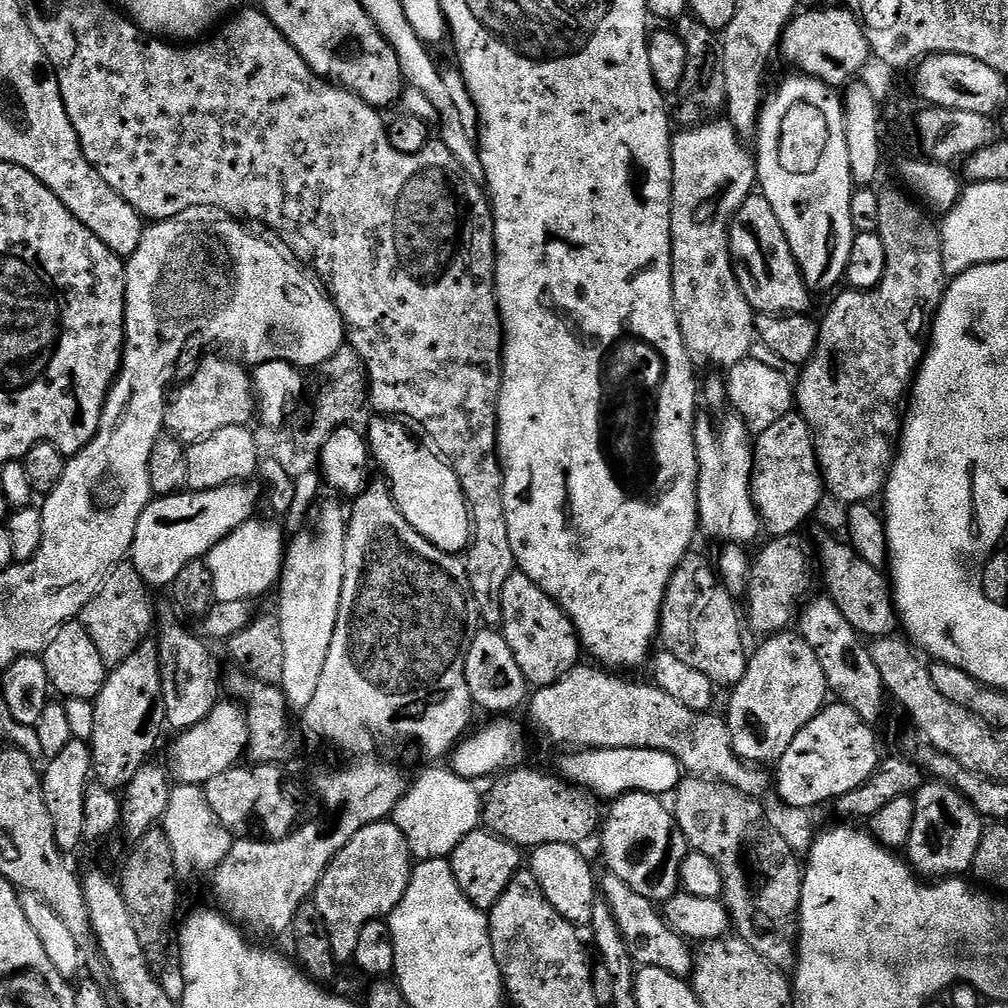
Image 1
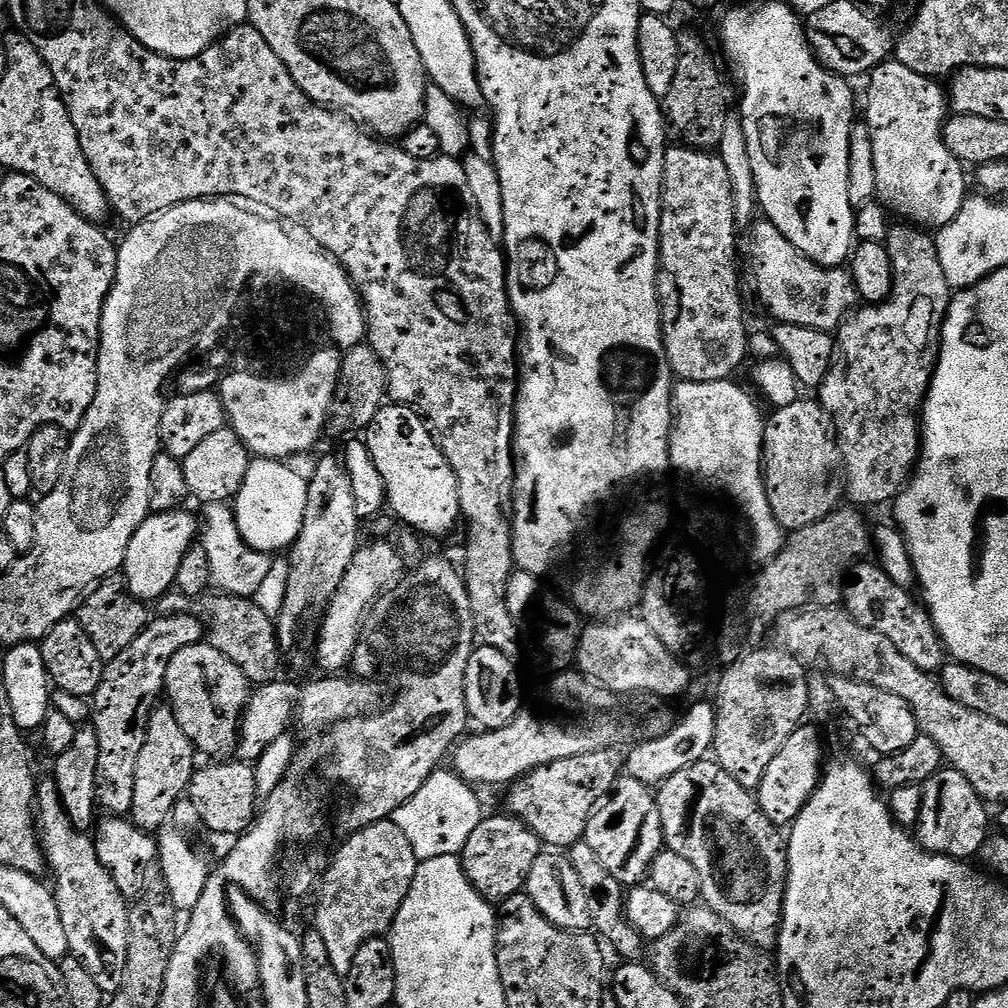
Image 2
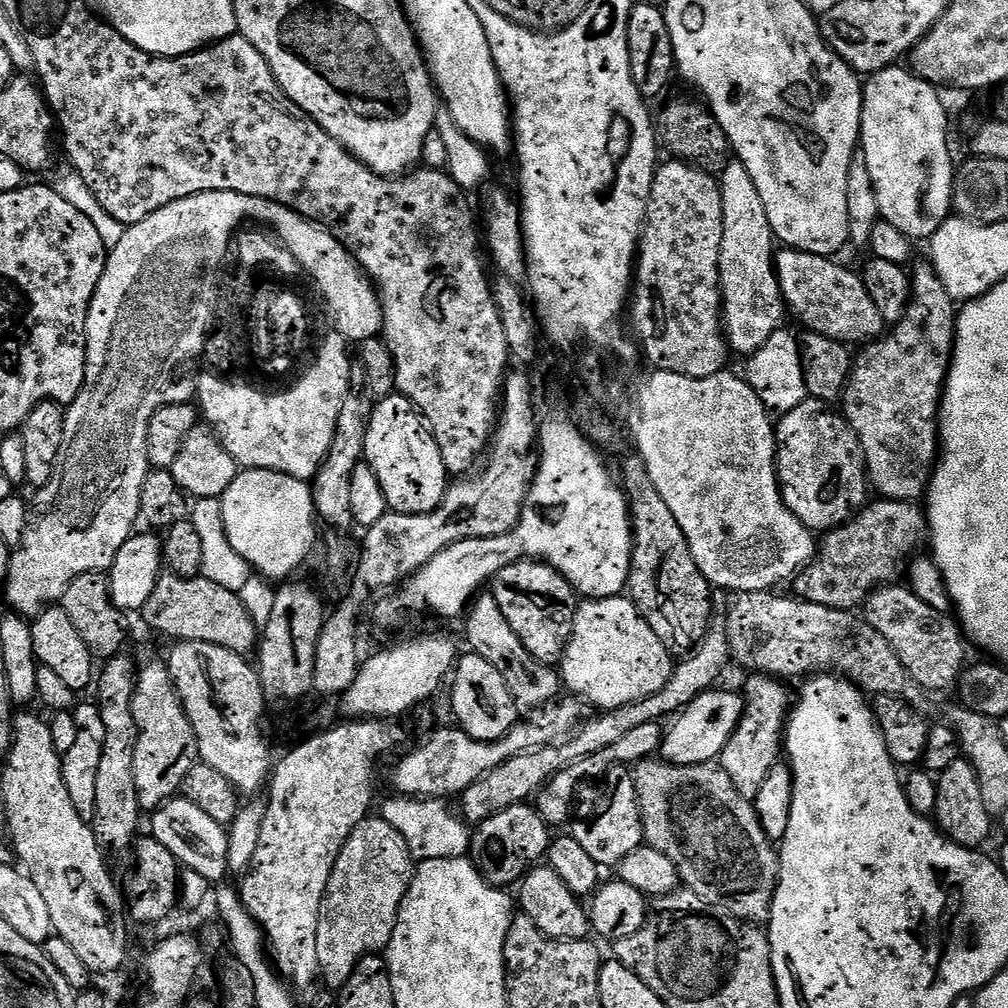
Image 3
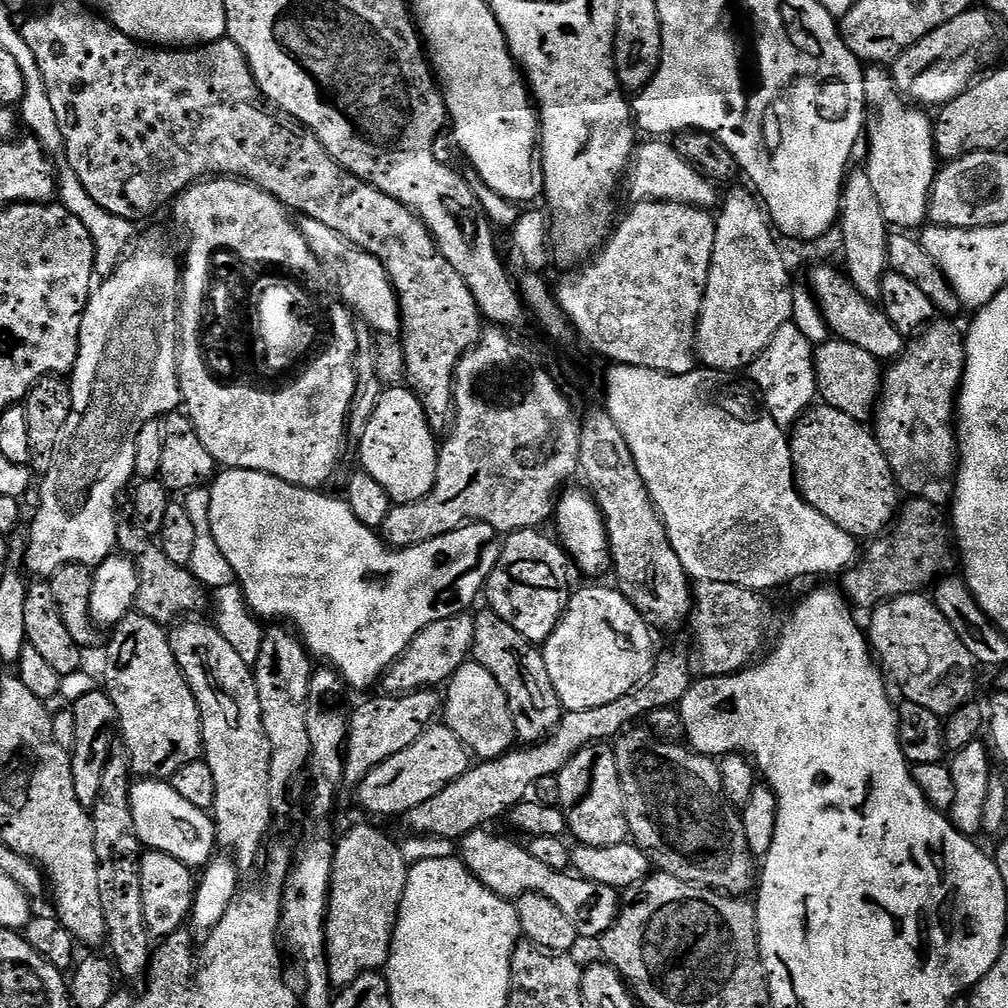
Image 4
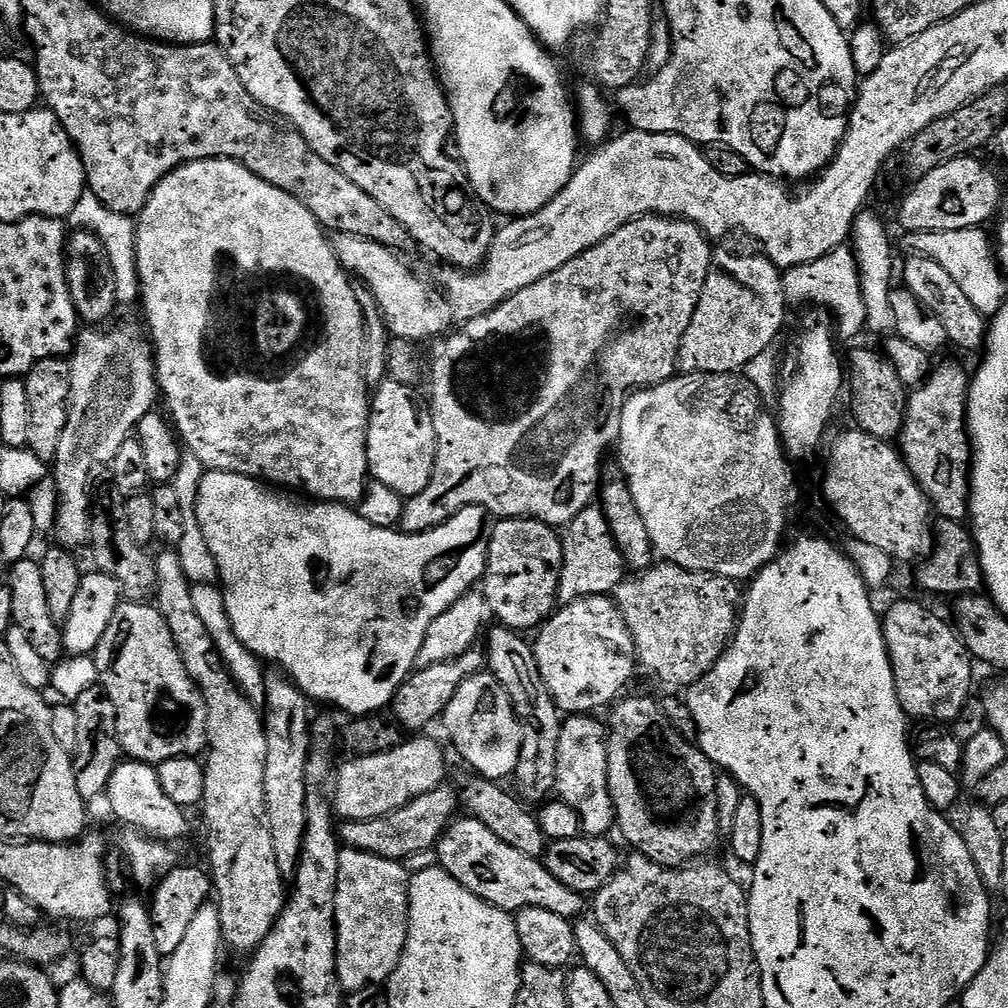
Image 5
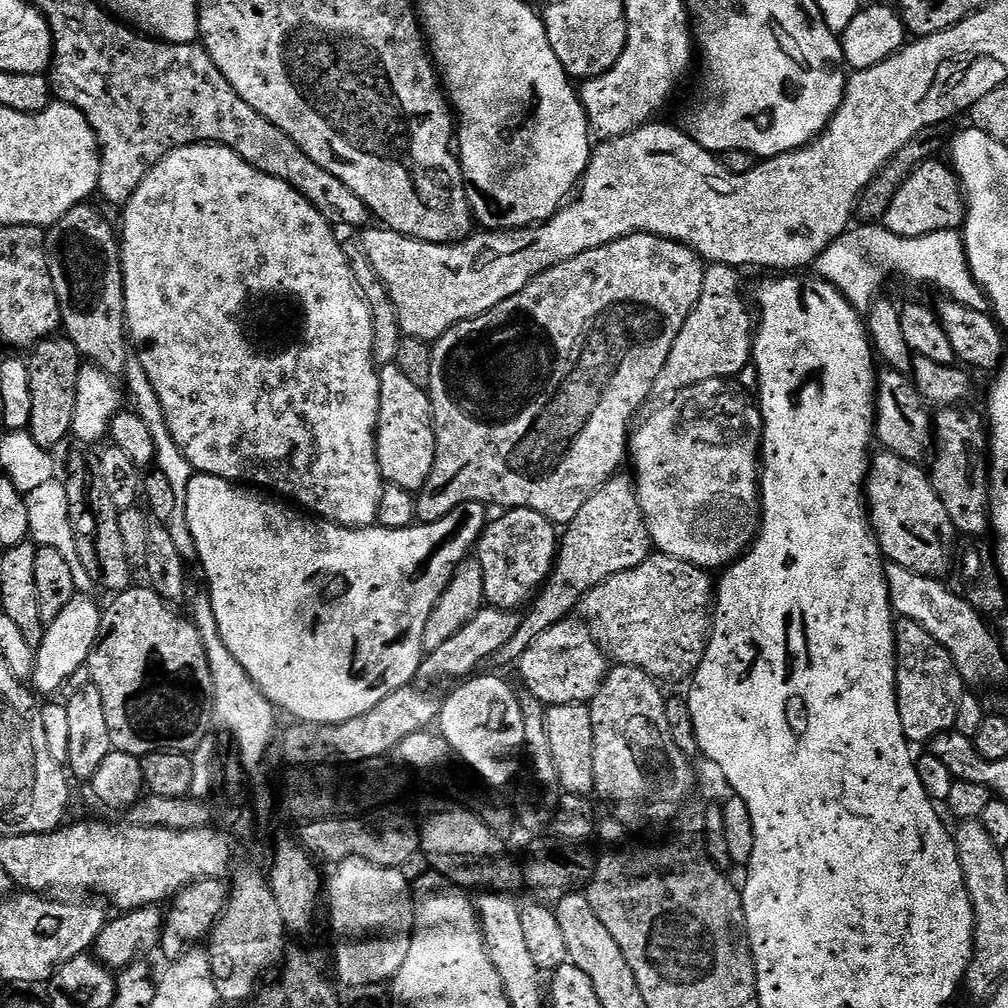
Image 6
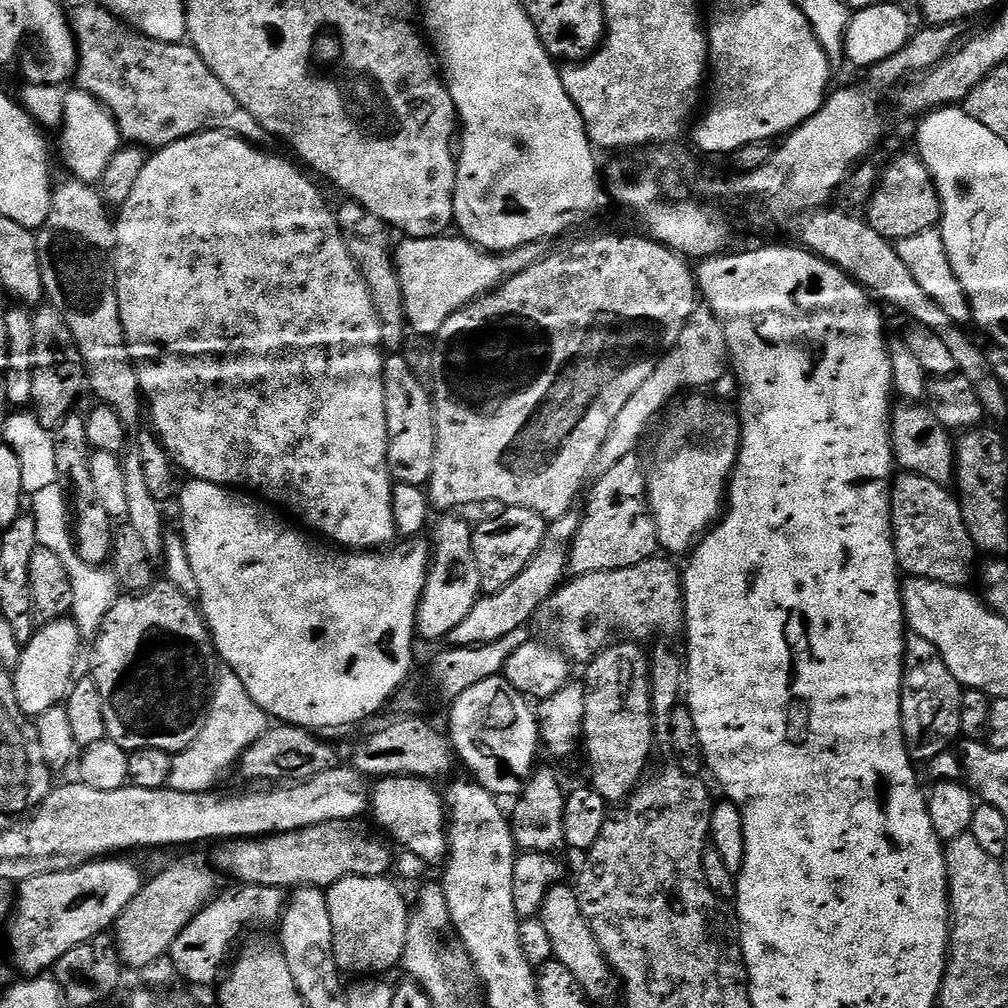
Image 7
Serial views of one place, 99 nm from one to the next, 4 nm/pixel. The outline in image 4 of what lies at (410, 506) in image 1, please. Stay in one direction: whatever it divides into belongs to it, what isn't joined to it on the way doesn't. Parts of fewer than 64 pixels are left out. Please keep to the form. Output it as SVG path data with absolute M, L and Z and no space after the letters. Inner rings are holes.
M407 386L385 387L378 406L370 417L370 426L358 442L359 467L390 494L393 505L409 504L432 492L436 477L438 440L432 437L430 417L416 393Z

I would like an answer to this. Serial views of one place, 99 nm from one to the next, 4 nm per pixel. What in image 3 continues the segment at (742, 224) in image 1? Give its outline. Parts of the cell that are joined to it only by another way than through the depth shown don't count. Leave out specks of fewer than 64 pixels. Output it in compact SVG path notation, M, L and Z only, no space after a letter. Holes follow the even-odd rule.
M781 247L776 254L776 277L784 295L787 311L792 312L805 325L807 331L817 332L845 346L863 345L876 339L886 325L878 306L866 294L864 277L859 271L851 272L835 259L797 252L795 248Z

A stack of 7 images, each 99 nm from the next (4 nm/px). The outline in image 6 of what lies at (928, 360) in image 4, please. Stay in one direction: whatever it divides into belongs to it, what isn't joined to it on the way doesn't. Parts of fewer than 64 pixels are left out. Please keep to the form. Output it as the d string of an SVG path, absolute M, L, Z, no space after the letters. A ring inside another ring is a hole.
M959 407L941 408L934 416L934 455L931 457L930 479L938 498L950 514L957 533L964 536L984 536L990 532L988 502L988 465L990 436L980 429L980 420L972 412L960 412Z

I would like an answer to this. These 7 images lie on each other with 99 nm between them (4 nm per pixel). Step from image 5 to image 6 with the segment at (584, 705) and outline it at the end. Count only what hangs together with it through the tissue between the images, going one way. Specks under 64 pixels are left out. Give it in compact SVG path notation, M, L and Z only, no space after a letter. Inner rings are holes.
M569 618L561 624L550 626L546 634L541 634L535 642L530 642L526 654L522 654L518 661L520 668L520 680L525 684L527 695L538 698L545 706L553 704L588 704L596 696L596 691L604 684L610 667L609 657L603 647L592 635L591 628L583 622L577 622Z

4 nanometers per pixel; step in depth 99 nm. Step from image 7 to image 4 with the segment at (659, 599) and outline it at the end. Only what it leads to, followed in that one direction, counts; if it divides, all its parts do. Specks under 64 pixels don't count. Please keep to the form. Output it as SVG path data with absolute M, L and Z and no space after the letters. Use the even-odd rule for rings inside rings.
M695 581L690 628L692 624L692 636L696 639L695 659L704 676L729 676L732 672L741 672L765 651L772 612L760 596L763 595L759 591L730 582Z

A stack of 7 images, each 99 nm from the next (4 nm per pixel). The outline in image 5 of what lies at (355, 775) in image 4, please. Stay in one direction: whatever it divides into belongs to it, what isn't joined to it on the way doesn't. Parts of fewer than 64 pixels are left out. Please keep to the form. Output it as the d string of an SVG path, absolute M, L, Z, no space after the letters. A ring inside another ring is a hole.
M480 646L466 650L466 654L454 658L450 662L438 662L438 666L429 668L416 668L392 699L390 712L393 712L391 715L394 717L395 723L399 724L401 729L412 734L420 734L428 730L435 720L437 723L443 717L454 694L458 694L458 686L462 686L462 682L466 682L466 678L481 675L485 668L486 652Z

